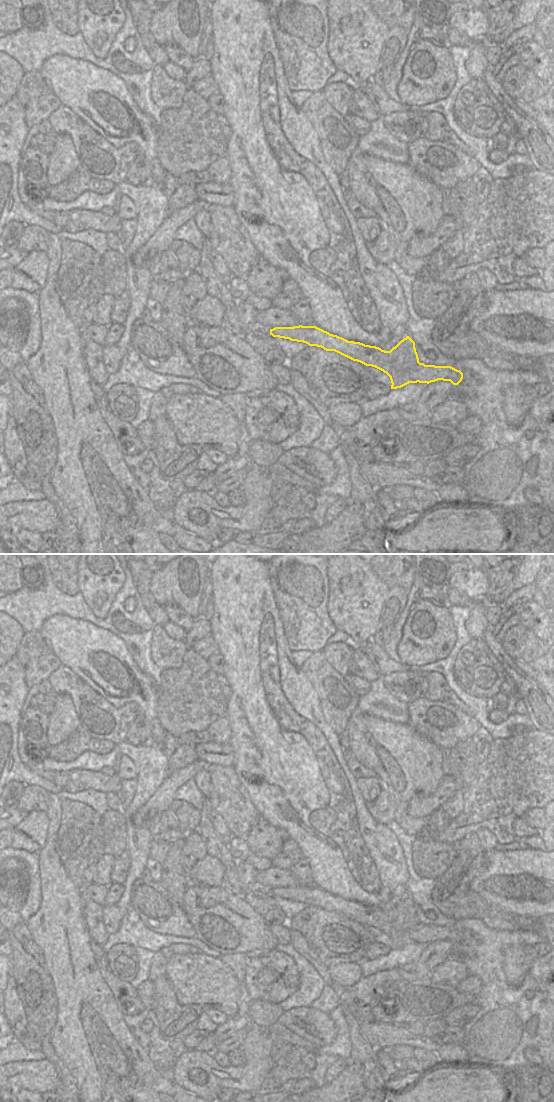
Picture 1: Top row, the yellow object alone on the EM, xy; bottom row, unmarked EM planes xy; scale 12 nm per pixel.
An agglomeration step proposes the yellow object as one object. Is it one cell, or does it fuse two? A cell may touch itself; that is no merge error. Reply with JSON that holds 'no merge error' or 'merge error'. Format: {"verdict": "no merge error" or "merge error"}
{"verdict": "merge error"}

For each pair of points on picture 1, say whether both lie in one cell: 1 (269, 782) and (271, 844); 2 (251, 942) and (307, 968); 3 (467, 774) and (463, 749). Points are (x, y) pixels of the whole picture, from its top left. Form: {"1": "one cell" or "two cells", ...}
{"1": "two cells", "2": "two cells", "3": "one cell"}

